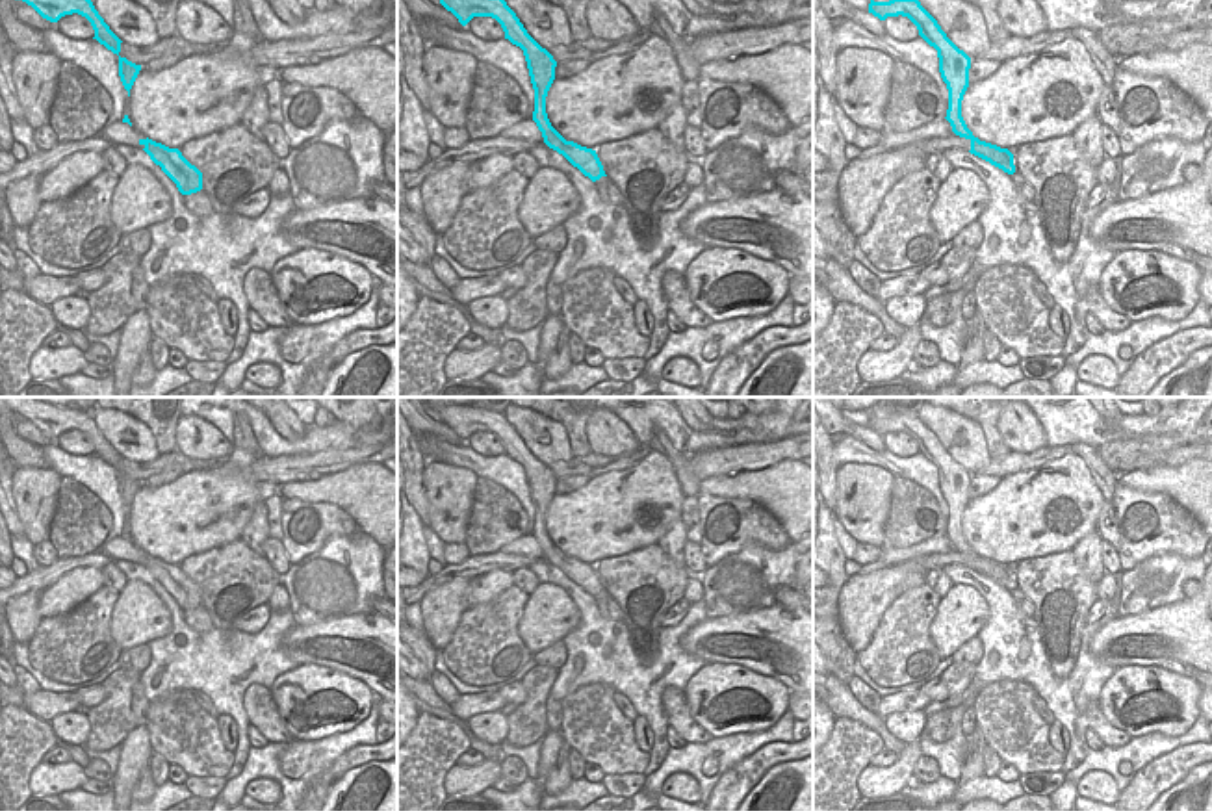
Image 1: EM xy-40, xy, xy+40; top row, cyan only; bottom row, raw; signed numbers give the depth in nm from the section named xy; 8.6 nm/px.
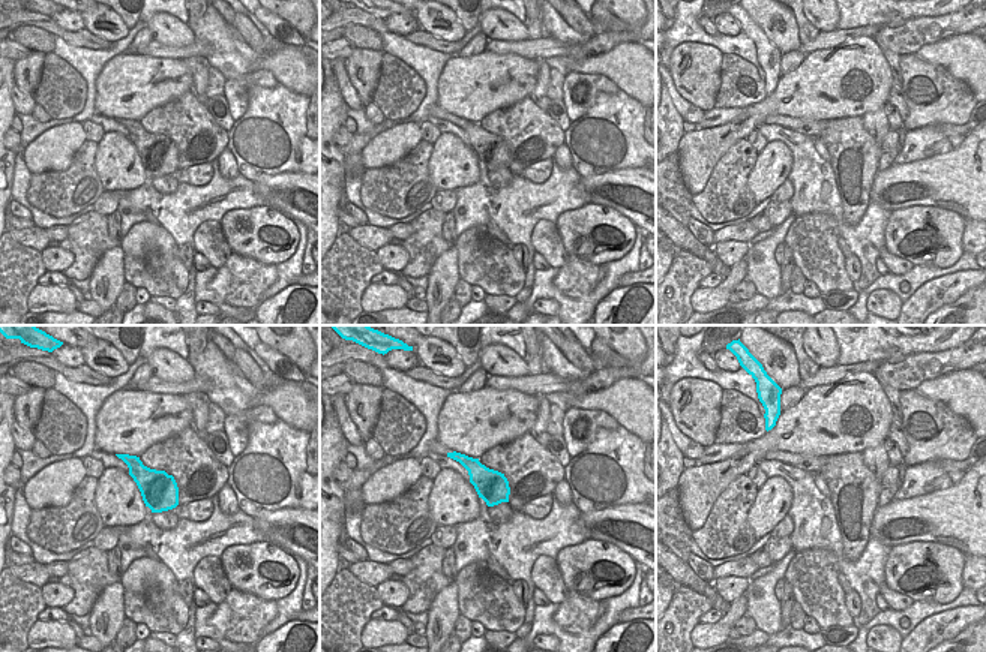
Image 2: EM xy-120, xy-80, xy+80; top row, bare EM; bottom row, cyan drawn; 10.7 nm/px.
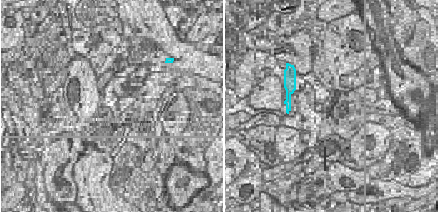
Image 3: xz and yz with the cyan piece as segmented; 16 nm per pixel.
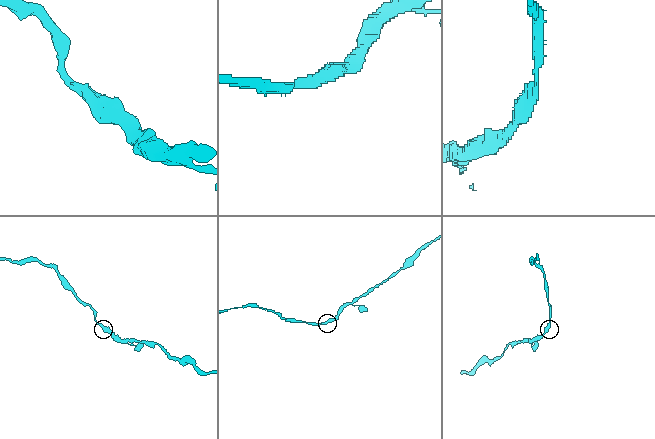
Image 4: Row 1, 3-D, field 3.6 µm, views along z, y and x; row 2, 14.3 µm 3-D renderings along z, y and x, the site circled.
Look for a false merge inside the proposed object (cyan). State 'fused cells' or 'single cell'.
single cell

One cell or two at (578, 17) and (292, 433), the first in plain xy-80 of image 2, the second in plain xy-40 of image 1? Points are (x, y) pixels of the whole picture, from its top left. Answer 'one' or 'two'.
one

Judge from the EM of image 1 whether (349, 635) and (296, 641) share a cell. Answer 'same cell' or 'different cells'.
same cell

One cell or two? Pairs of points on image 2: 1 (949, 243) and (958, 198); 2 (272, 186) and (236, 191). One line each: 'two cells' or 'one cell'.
1: two cells
2: two cells

